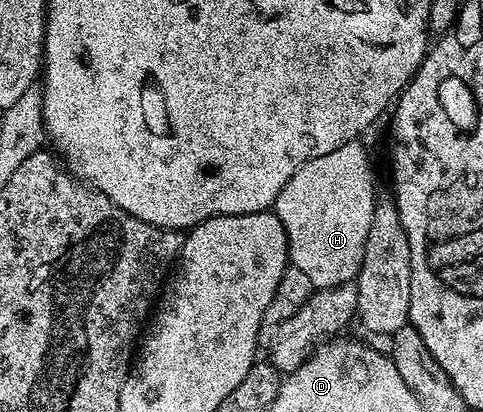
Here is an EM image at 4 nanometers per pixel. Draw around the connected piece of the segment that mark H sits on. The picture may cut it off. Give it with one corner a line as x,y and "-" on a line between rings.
353,139
324,157
302,163
296,173
280,189
272,208
274,216
284,227
289,262
307,276
314,289
341,287
355,278
362,264
364,245
368,241
368,229
374,220
374,171
370,168
370,155
362,141

